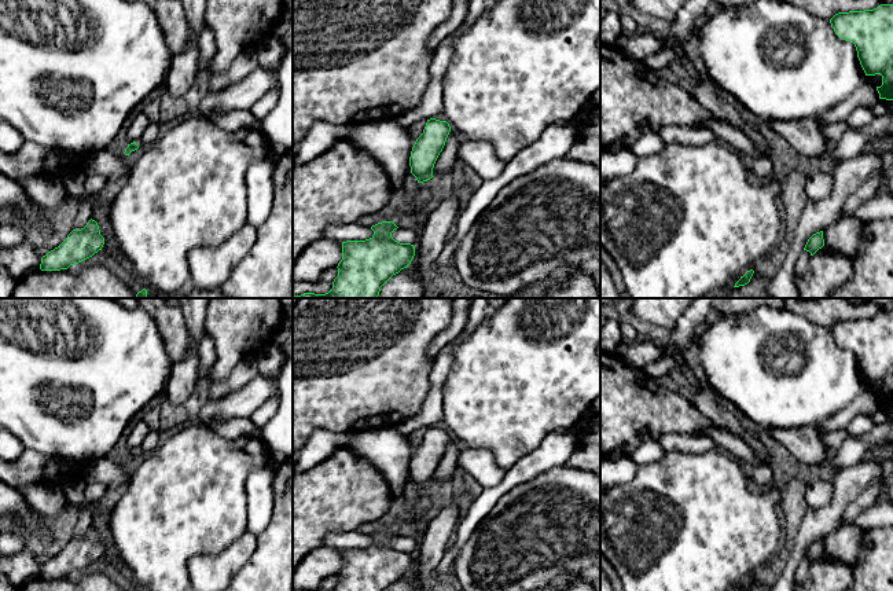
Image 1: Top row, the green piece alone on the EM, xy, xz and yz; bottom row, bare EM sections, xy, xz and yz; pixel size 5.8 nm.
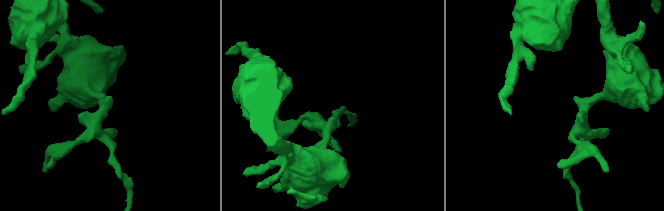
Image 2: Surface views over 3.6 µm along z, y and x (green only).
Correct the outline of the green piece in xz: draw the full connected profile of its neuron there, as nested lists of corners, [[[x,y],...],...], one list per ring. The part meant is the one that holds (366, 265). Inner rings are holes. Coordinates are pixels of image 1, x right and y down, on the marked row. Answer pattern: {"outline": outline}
{"outline": [[[382,221],[371,227],[374,235],[365,241],[342,242],[342,260],[332,289],[326,294],[304,293],[293,298],[378,298],[381,287],[415,256],[415,246],[392,238],[398,227]]]}

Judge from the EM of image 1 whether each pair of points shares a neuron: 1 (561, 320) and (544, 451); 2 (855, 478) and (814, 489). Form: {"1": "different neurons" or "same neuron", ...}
{"1": "different neurons", "2": "different neurons"}

